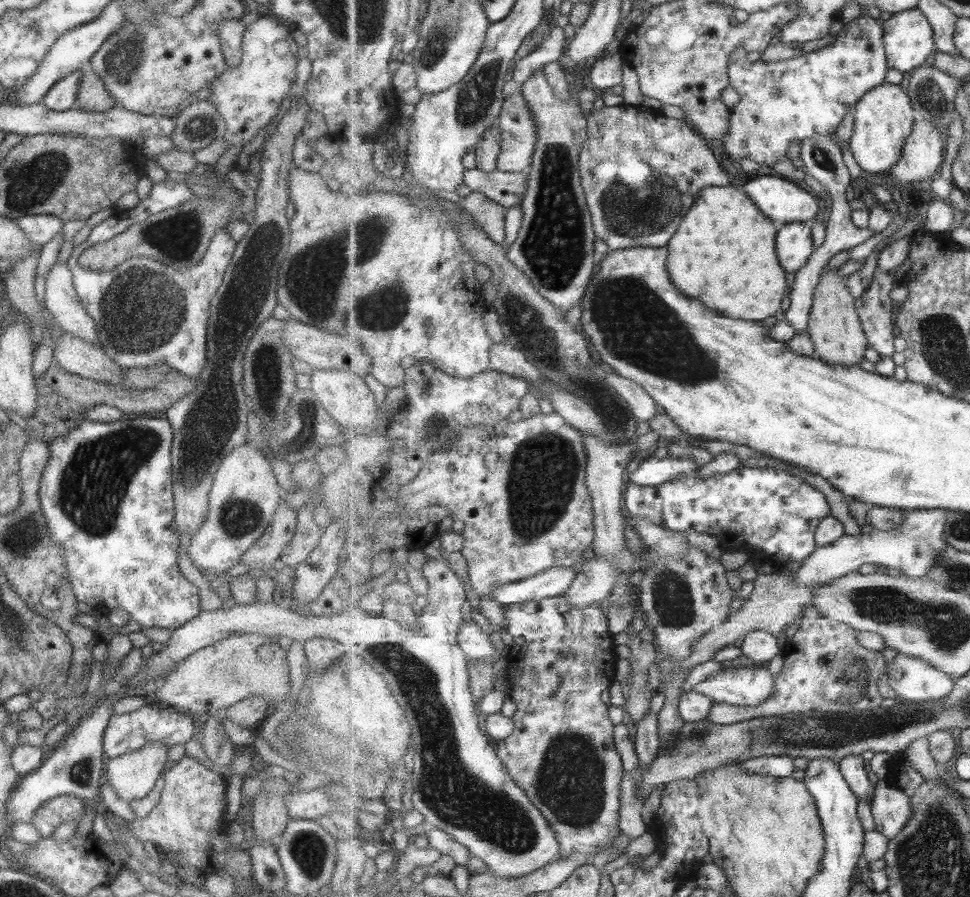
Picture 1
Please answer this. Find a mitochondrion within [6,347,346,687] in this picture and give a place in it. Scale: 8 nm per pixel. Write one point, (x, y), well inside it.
(94, 481)

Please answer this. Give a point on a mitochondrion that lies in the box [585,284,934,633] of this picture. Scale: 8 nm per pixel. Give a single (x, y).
(672, 598)

